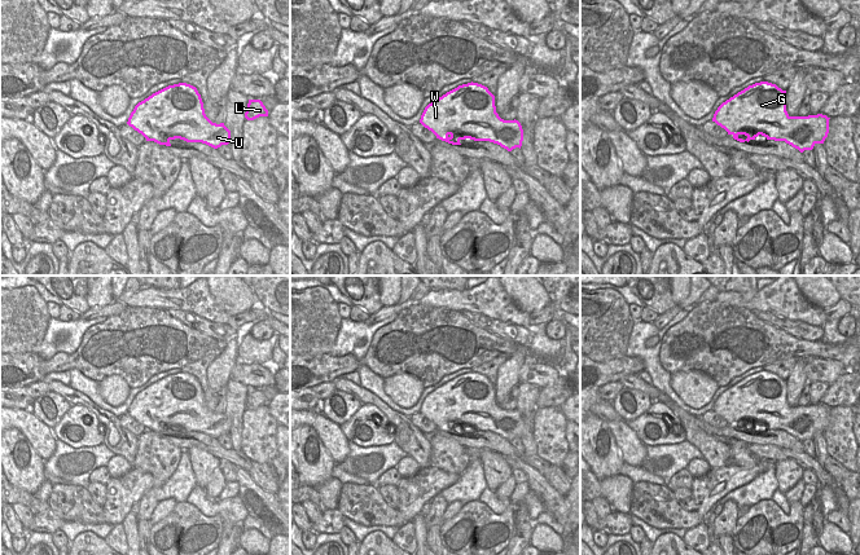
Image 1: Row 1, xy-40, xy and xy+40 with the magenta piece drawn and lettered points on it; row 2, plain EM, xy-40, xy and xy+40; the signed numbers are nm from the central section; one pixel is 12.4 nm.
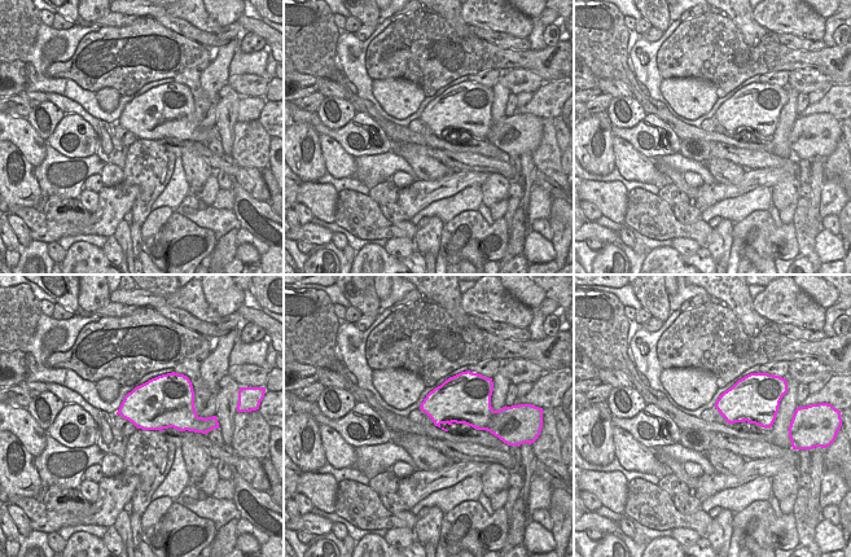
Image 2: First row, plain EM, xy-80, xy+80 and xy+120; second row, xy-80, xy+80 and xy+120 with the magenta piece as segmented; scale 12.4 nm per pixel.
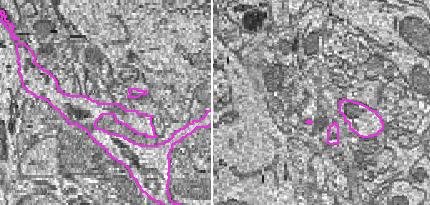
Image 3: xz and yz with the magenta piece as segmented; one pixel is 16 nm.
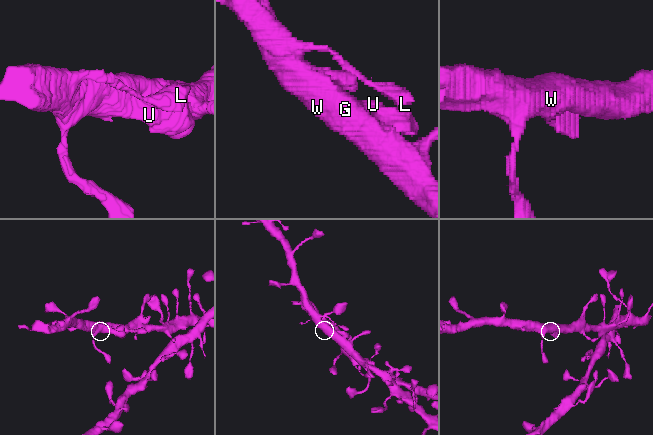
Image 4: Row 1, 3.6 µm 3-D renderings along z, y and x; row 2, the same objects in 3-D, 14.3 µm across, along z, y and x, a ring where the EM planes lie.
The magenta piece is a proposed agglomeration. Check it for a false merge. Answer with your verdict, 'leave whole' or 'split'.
leave whole

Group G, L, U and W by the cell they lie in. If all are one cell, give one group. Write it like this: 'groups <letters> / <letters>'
groups G L U W

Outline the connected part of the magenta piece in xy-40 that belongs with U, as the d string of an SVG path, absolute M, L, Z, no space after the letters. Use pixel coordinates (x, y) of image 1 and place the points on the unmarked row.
M187 373L168 375L139 392L127 414L146 431L166 436L180 428L218 439L231 430L231 420L206 406L201 384Z

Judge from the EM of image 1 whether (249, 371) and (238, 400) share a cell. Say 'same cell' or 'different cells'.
different cells

